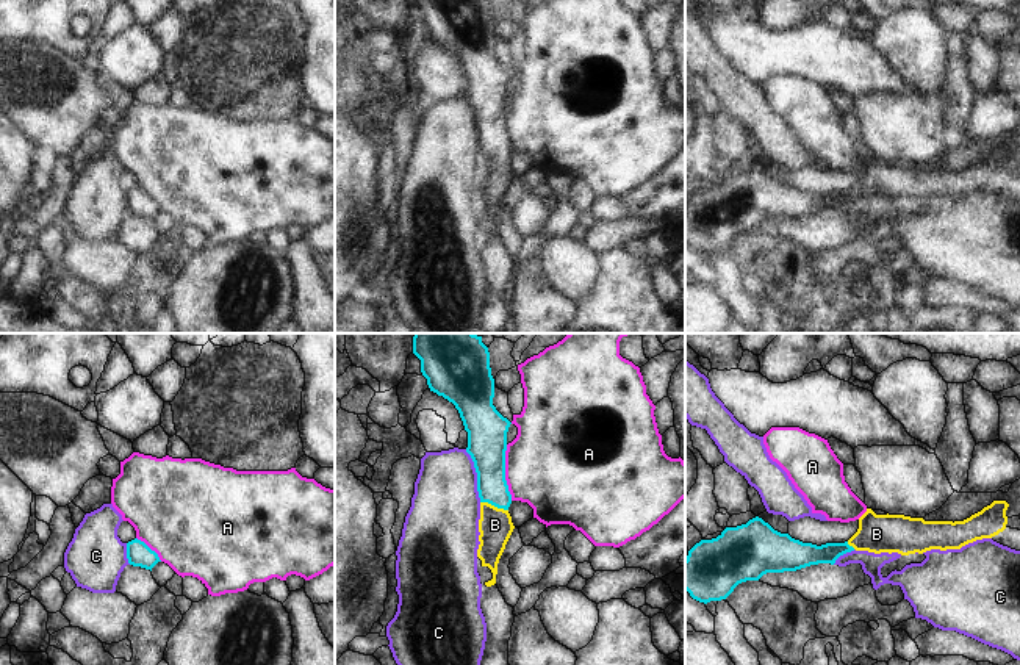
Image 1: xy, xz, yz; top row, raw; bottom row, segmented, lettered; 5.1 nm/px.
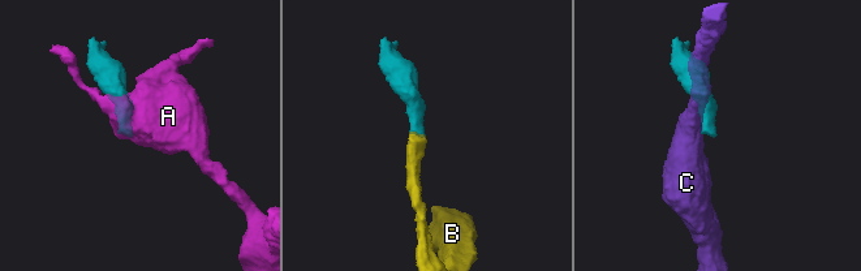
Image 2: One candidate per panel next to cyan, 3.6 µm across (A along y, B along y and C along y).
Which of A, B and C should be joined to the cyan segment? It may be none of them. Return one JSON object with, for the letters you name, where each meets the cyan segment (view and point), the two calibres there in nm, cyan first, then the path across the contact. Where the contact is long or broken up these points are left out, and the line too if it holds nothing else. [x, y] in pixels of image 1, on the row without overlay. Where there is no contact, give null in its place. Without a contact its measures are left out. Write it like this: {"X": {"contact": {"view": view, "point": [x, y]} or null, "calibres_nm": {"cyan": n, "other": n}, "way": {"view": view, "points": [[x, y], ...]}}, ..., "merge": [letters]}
{"B": {"contact": {"view": "xz", "point": [495, 155]}, "calibres_nm": {"cyan": 160, "other": 170}, "way": {"view": "xz", "points": [[488, 108], [495, 155], [495, 174]]}}, "merge": ["B"]}

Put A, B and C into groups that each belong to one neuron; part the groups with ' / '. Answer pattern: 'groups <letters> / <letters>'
groups A / B / C

